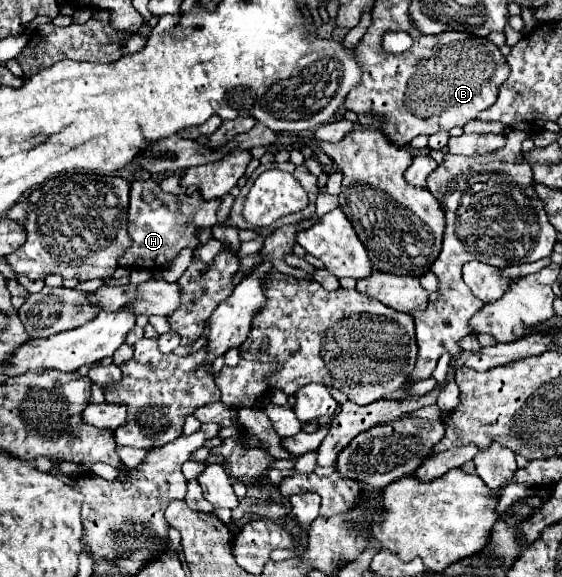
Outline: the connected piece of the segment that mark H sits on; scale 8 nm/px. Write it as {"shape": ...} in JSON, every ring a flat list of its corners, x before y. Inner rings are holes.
{"shape":[[136,180,130,184,130,210,128,210,128,234,132,246,120,256,118,264,124,268,146,268,158,270,166,268,182,248,198,246,198,234,204,228,212,228,216,220,218,200,204,202,200,192,190,196,180,194,172,196,160,190,160,184,154,180]]}

